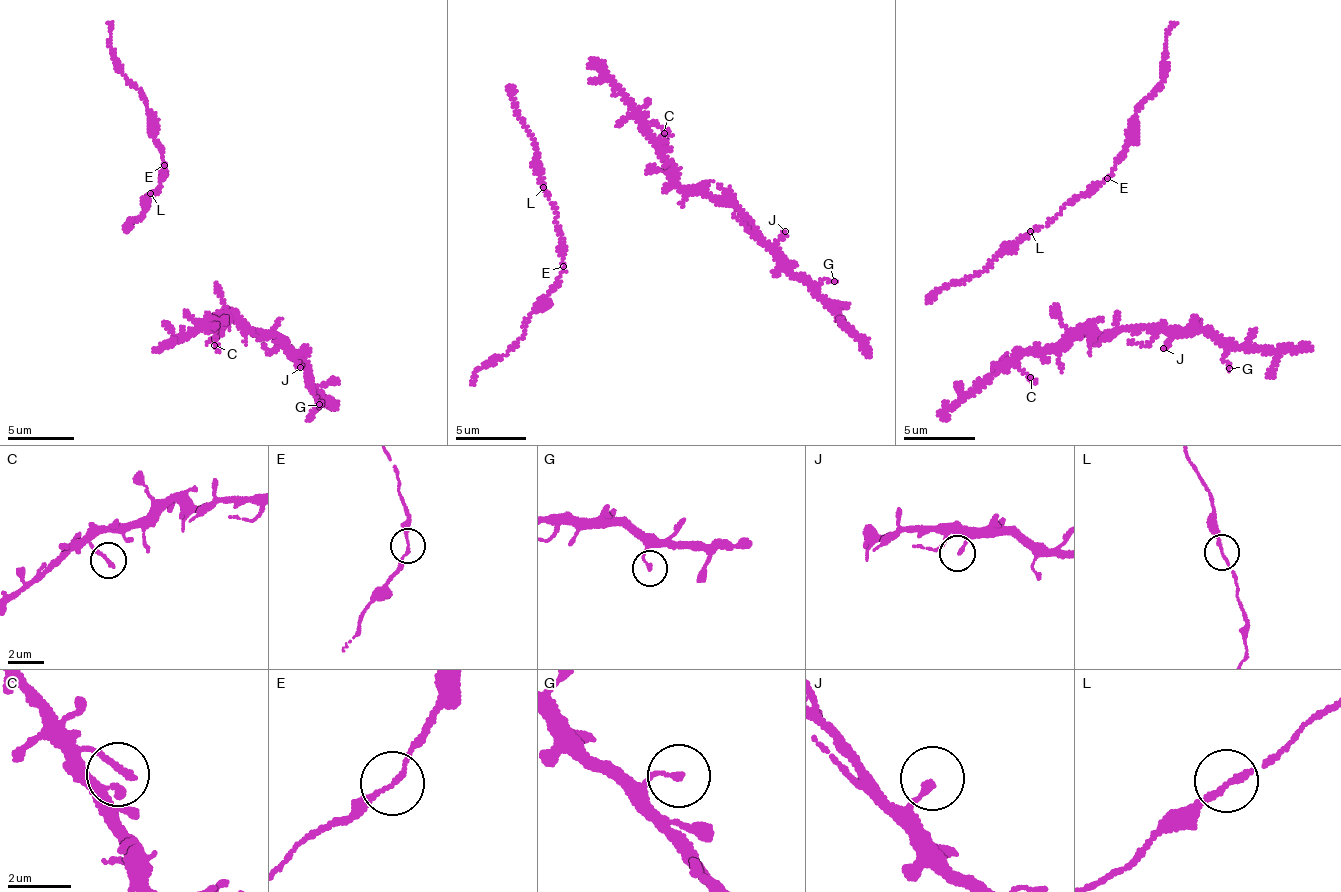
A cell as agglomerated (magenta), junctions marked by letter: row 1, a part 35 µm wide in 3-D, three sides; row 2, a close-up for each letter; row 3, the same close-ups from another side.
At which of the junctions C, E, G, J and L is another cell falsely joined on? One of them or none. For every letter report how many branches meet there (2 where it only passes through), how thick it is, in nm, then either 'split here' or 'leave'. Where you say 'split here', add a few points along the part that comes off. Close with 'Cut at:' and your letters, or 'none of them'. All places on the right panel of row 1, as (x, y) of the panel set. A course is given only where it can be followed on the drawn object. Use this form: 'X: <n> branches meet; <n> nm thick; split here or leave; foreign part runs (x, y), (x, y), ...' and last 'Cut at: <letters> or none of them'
C: 1 branches meet; 240 nm thick; leave
E: 2 branches meet; 140 nm thick; leave
G: 1 branches meet; 200 nm thick; leave
J: 1 branches meet; 220 nm thick; leave
L: 2 branches meet; 170 nm thick; leave
Cut at: none of them

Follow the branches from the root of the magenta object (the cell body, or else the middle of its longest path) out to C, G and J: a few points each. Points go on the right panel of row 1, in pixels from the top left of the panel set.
C: (955, 383), (964, 394), (971, 392), (1013, 361), (1030, 377)
G: (955, 383), (964, 394), (977, 391), (1023, 355), (1056, 352), (1087, 329), (1165, 324), (1216, 340), (1229, 368)
J: (955, 383), (964, 394), (977, 391), (1023, 355), (1056, 352), (1087, 329), (1152, 325), (1171, 337), (1163, 348)

